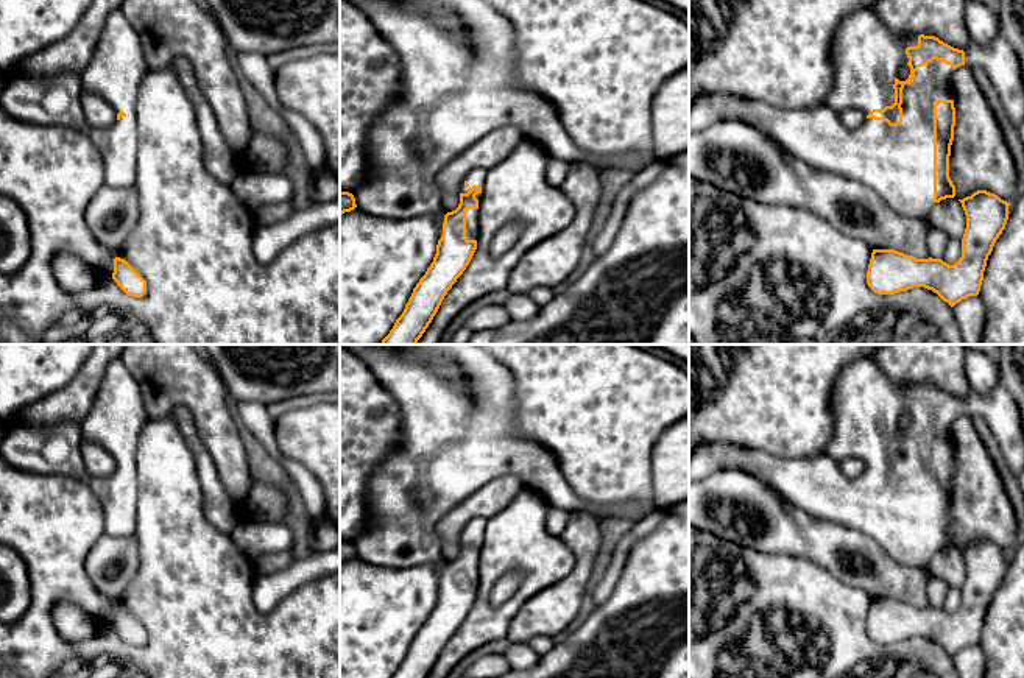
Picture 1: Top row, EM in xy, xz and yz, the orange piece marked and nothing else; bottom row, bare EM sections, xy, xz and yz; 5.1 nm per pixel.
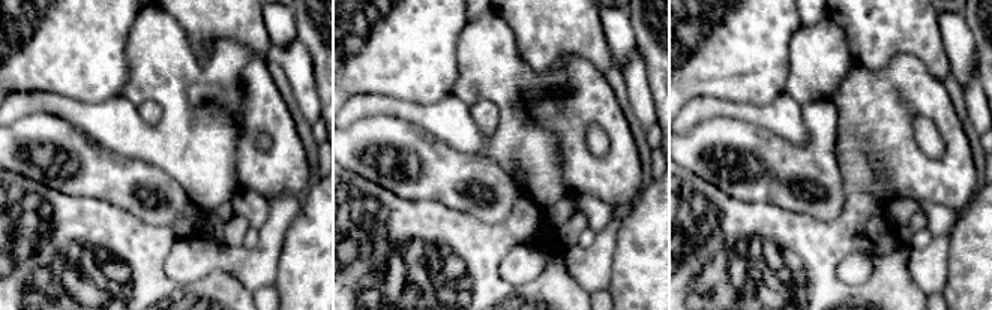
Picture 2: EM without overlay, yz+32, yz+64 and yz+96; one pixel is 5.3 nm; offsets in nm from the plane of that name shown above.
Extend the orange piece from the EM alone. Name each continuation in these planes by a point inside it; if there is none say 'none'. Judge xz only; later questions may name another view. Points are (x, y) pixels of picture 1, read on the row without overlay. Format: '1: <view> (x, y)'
1: xz (471, 563)

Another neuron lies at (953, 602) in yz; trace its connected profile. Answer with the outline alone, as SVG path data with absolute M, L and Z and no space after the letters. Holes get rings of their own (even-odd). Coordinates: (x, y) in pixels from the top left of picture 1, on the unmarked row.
M949 588L946 599L943 602L943 611L954 614L962 606L962 589Z

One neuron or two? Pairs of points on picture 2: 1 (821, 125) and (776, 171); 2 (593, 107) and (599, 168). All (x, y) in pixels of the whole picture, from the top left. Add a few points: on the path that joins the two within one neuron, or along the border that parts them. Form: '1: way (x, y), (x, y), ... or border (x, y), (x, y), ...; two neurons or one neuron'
1: way (820, 140), (791, 168); one neuron
2: way (608, 122), (616, 129), (614, 153); one neuron

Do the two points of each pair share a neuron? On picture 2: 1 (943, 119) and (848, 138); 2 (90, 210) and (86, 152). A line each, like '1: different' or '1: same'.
1: same
2: different

